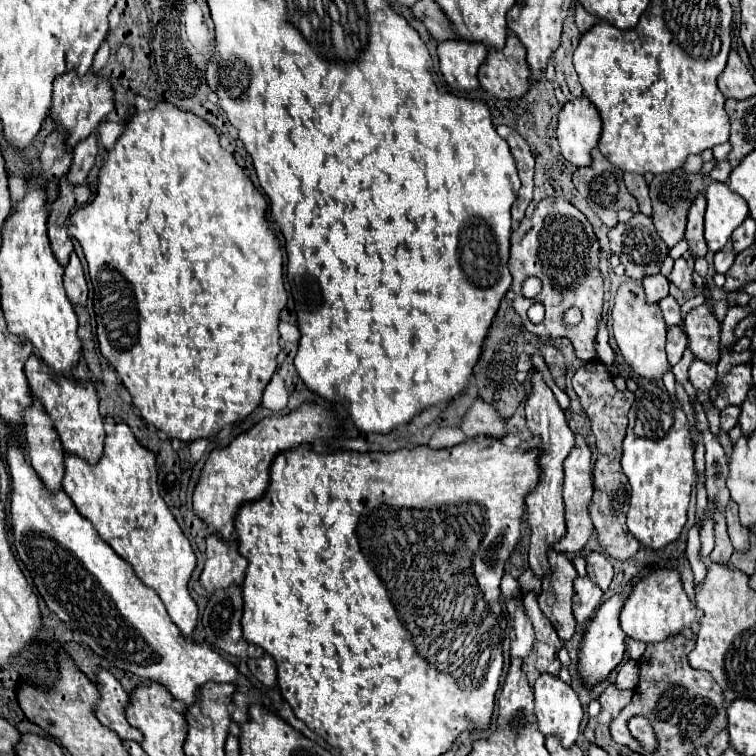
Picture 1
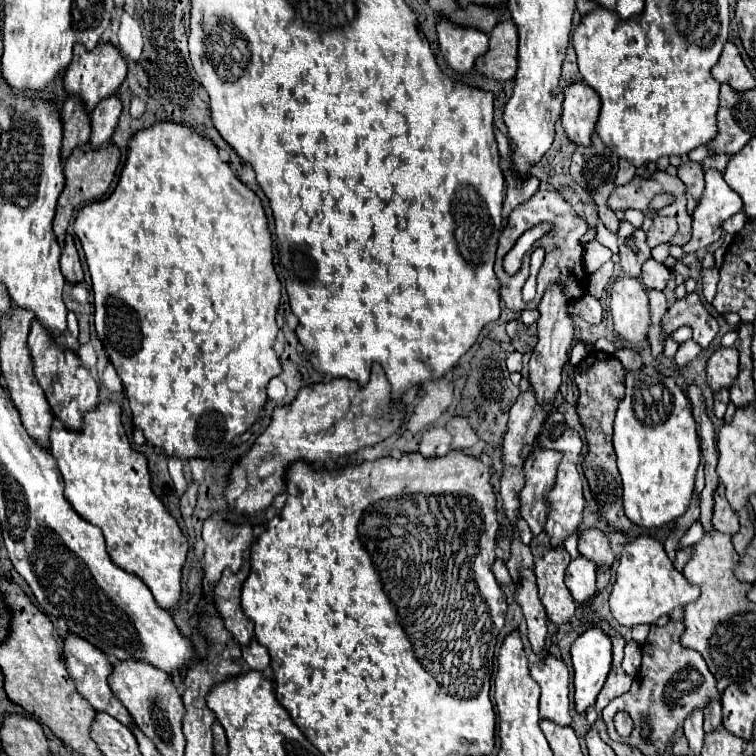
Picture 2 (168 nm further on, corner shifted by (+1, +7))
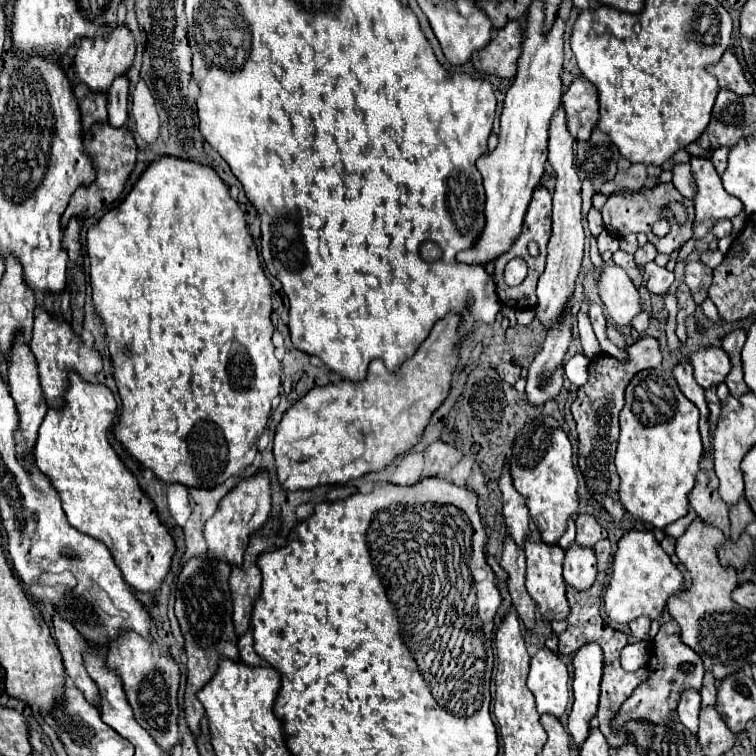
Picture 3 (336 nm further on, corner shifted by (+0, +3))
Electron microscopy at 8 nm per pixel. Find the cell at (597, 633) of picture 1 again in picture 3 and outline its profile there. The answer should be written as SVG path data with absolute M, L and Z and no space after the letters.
M597 642L581 646L573 654L573 708L569 714L569 734L581 746L589 734L589 722L599 706L599 684L603 676L603 650Z

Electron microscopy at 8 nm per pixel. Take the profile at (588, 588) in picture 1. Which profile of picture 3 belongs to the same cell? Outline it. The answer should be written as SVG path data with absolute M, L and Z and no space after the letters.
M573 544L565 552L563 578L575 590L587 590L597 578L597 558L591 548Z

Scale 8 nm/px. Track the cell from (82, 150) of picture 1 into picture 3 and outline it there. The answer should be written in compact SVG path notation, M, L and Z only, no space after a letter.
M119 76L107 90L107 112L109 112L109 124L113 128L125 126L127 100L129 100L129 80L127 76Z

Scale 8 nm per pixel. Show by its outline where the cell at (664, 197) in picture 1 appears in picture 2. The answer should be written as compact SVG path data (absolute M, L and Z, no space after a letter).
M654 218L650 230L646 232L646 244L650 248L662 244L662 242L668 242L678 230L678 224L674 218Z

